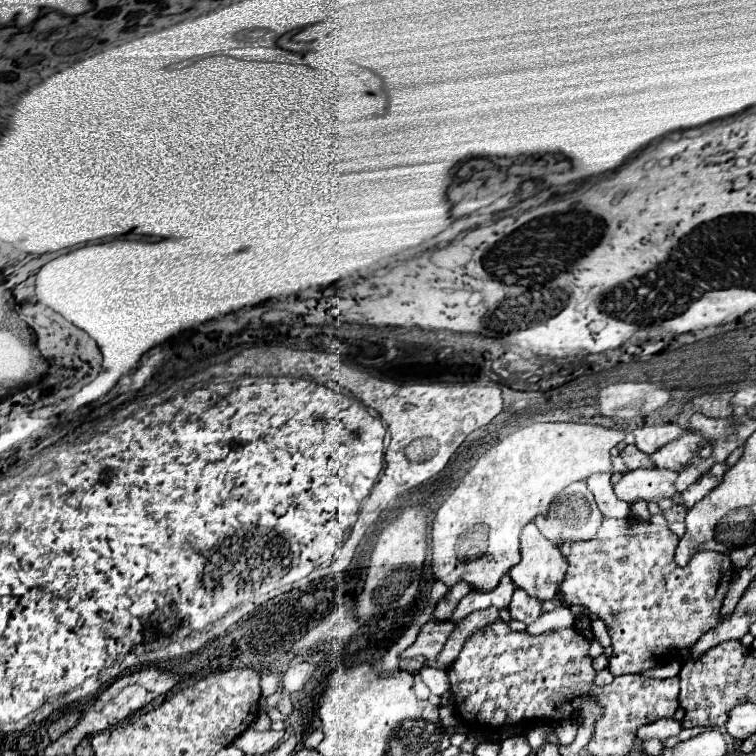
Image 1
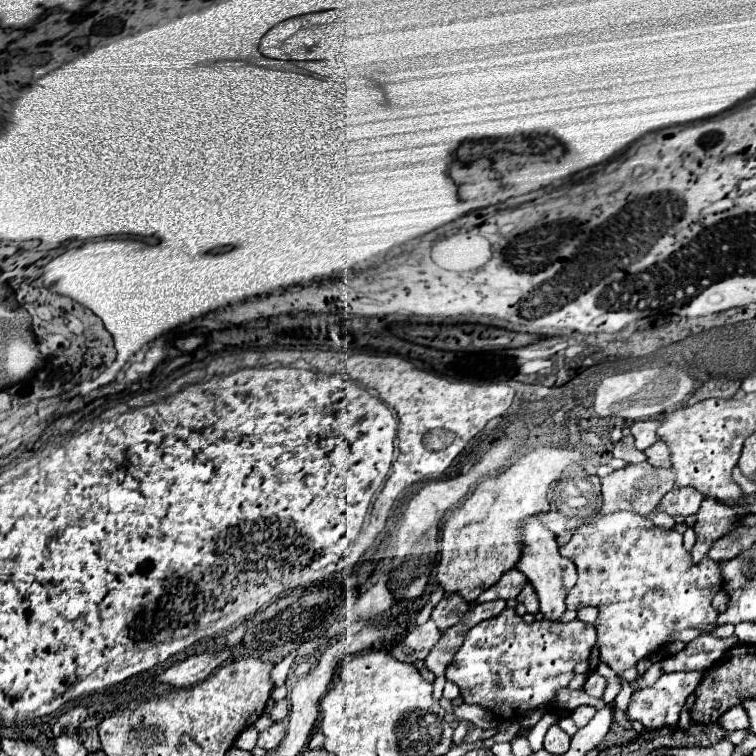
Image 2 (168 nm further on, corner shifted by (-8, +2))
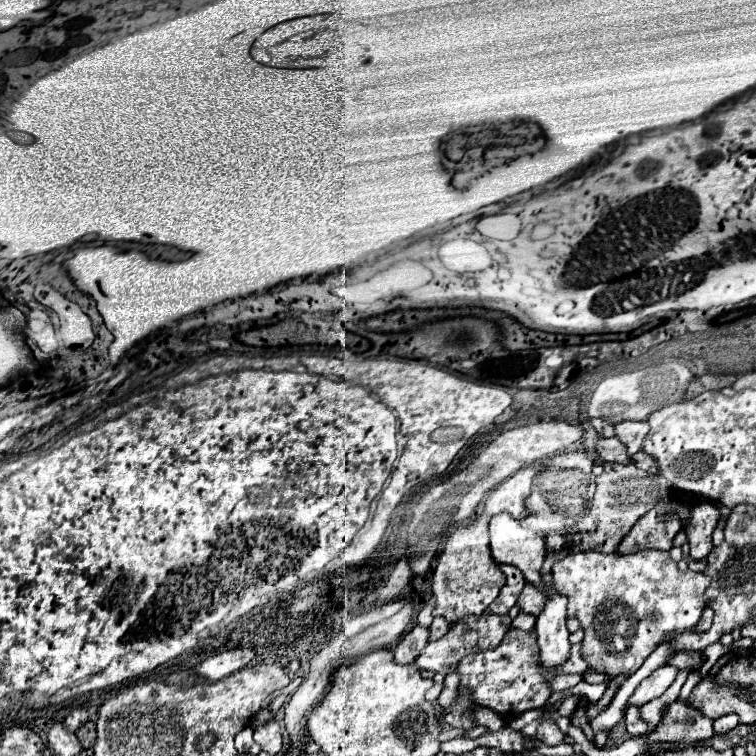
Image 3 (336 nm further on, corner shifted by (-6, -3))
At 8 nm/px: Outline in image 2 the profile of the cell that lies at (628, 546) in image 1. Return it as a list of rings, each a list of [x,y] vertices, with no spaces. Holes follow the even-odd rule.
[[[613,513],[601,517],[595,525],[579,527],[571,541],[559,547],[559,553],[575,563],[577,567],[577,585],[567,595],[567,609],[583,609],[597,607],[599,615],[595,619],[597,643],[601,661],[607,663],[615,673],[631,669],[639,659],[663,647],[669,639],[677,639],[683,643],[699,637],[695,625],[709,623],[713,625],[717,619],[717,611],[711,607],[711,599],[715,593],[723,589],[721,571],[715,561],[709,557],[701,559],[701,563],[693,563],[691,555],[683,549],[683,535],[677,531],[659,529],[655,525],[649,527],[649,519],[635,513]]]

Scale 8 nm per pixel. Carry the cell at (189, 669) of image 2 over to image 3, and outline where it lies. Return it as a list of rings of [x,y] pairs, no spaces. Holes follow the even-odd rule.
[[[245,648],[227,650],[227,652],[221,652],[221,654],[215,654],[215,656],[203,660],[199,666],[195,666],[193,672],[199,678],[205,678],[209,682],[217,682],[217,680],[233,674],[235,670],[241,670],[243,666],[247,666],[253,656],[255,654]]]

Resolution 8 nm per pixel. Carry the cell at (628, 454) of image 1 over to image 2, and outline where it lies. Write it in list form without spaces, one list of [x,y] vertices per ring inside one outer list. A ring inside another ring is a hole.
[[[627,435],[627,437],[623,437],[619,443],[615,443],[613,455],[615,455],[615,457],[621,457],[621,459],[627,461],[627,463],[645,461],[645,453],[639,451],[639,449],[633,445],[633,437],[631,437],[631,435]]]

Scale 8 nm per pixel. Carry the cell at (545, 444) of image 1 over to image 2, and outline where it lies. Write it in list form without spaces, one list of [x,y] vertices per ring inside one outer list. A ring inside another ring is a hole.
[[[539,447],[521,455],[509,469],[493,479],[485,479],[467,497],[467,501],[453,509],[443,527],[441,553],[437,563],[437,583],[445,595],[461,595],[473,603],[485,589],[495,585],[503,573],[515,567],[521,553],[519,523],[531,515],[549,511],[547,489],[569,465],[583,465],[591,459],[575,449]]]

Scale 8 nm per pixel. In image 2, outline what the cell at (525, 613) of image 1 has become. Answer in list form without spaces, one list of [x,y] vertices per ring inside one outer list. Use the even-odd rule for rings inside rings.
[[[527,583],[523,589],[521,589],[521,593],[517,595],[517,601],[519,603],[523,603],[525,607],[527,607],[527,611],[529,613],[539,613],[539,599],[537,599],[537,595],[535,595],[535,589],[533,589],[533,585],[531,583]]]

